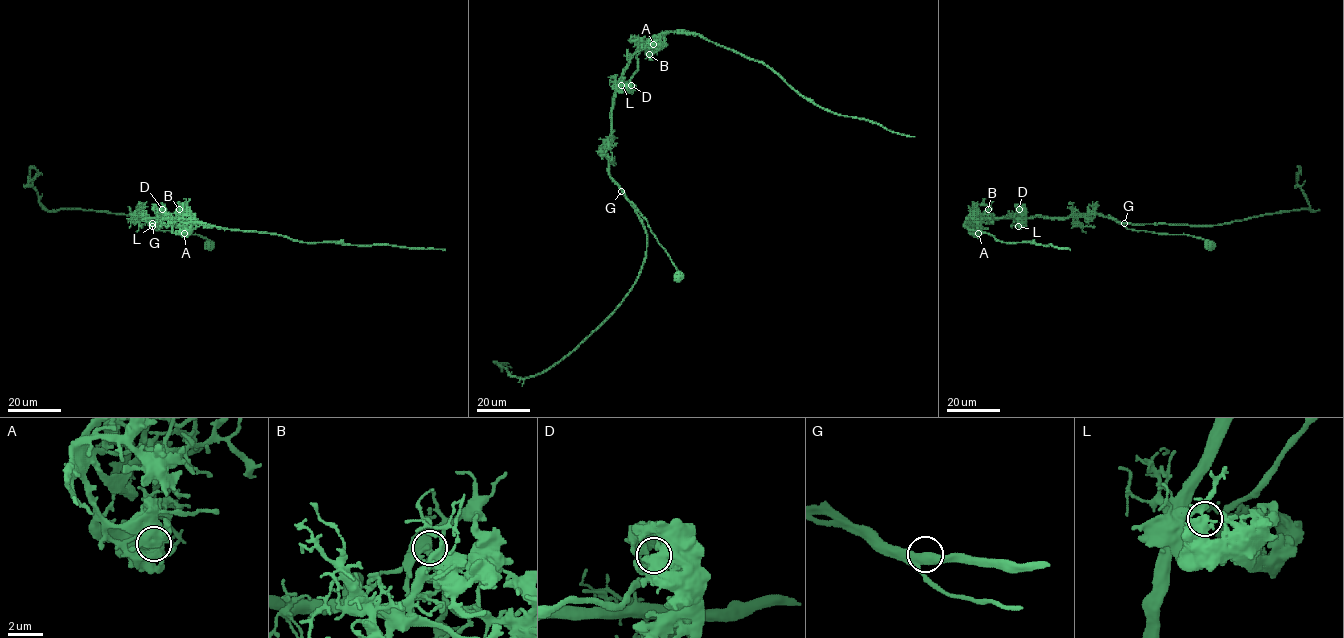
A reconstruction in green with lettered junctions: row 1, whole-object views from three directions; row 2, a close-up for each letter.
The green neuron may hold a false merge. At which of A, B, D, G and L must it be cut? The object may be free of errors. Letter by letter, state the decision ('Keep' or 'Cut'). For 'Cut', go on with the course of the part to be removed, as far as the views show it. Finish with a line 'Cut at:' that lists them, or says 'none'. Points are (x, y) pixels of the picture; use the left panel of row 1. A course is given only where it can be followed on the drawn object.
A: Keep
B: Keep
D: Keep
G: Keep
L: Cut. Course of the part to remove: (152, 226), (161, 223), (161, 210), (159, 216), (188, 223), (308, 243), (445, 250)
Cut at: L

